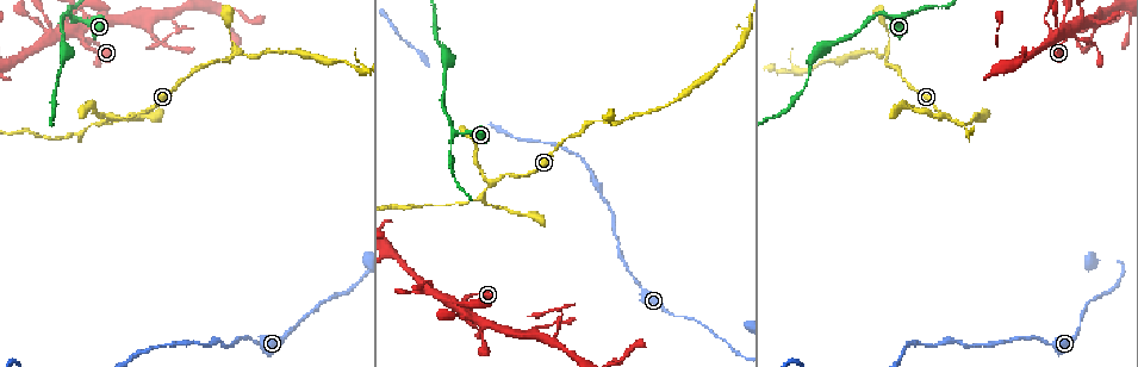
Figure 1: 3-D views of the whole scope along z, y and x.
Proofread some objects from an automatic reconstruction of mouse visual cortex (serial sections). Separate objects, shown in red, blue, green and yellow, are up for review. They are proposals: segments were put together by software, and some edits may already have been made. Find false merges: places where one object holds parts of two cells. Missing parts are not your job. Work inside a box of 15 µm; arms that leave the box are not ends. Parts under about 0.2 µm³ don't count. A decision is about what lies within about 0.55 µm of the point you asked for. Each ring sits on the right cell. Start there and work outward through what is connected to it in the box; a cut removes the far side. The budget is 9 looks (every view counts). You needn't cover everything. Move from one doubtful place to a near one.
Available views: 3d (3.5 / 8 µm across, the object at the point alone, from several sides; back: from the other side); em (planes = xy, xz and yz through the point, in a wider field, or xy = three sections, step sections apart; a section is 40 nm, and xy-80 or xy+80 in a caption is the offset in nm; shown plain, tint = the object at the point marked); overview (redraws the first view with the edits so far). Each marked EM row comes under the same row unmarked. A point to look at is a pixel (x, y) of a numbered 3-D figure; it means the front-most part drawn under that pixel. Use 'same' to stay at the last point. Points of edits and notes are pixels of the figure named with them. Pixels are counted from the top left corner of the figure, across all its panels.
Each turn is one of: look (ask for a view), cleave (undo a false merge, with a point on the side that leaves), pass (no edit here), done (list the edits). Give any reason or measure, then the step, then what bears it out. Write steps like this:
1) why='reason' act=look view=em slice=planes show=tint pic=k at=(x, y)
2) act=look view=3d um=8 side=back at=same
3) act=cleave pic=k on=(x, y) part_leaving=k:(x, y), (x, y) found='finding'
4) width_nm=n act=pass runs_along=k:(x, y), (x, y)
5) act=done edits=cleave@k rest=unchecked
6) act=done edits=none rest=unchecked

act=look view=3d um=3.5 side=back pic=1 at=(913, 13)

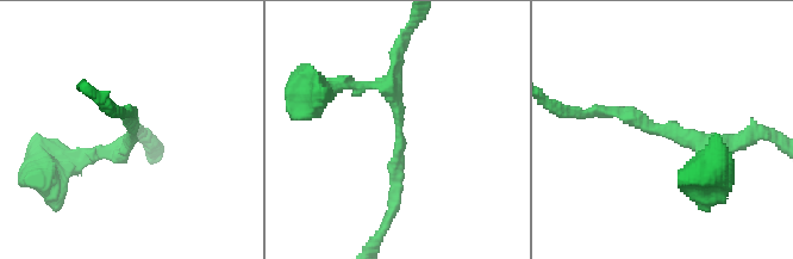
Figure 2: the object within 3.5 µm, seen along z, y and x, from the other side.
arm_widths_nm=150,200 why='shape alone is not enough' act=look view=em slice=planes show=tint pic=2 at=(395, 130)

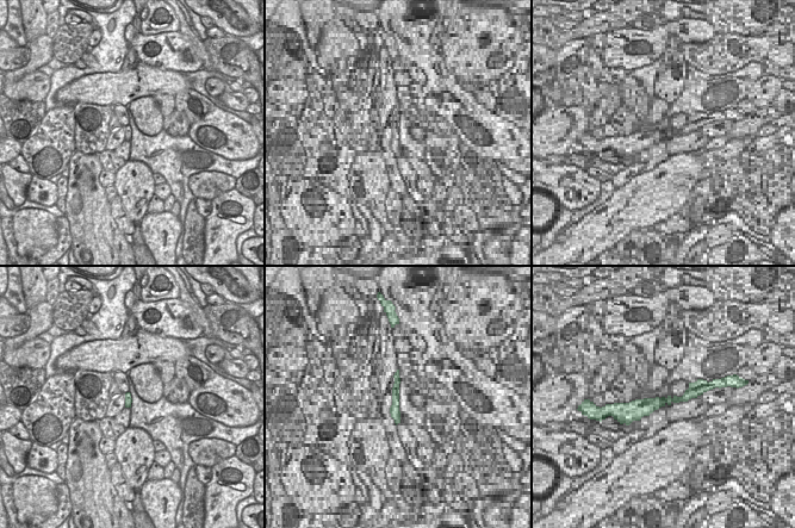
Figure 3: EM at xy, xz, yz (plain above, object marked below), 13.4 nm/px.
act=pass found='one cell here'

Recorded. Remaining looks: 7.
why='side arm on a straight run' act=look view=3d um=8 pic=1 at=(51, 35)

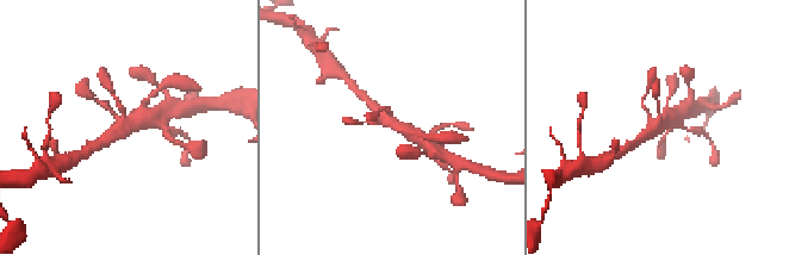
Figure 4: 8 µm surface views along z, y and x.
why='now the EM' act=look view=em slice=xy step=5 show=tint pic=4 at=(657, 125)

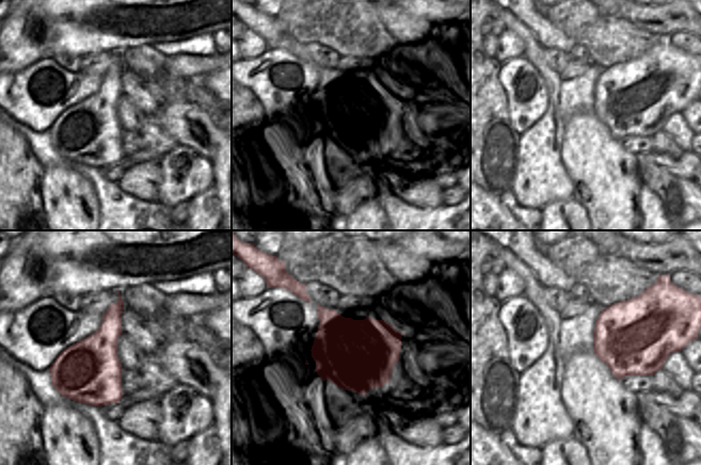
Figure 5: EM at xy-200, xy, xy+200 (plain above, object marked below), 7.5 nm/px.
width_nm=550 act=pass runs_along=4:(420, 137), (385, 118), (370, 100) found='one cell here'

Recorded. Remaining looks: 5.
why='sharp bend' act=look view=3d um=3.5 pic=1 at=(961, 122)

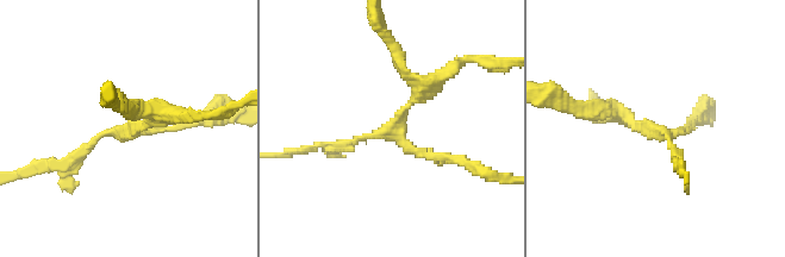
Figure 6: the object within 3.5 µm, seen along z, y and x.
act=look view=em slice=xy step=3 show=tint pic=6 at=(656, 131)

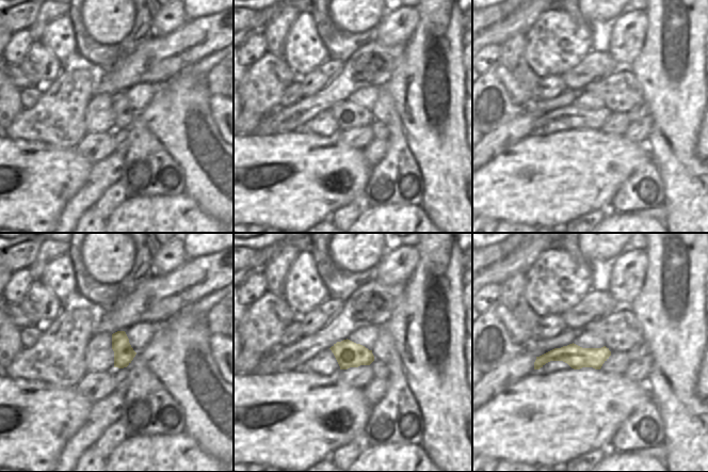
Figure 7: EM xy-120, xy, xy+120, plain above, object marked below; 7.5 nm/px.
act=pass runs_along=6:(602, 114), (650, 132), (690, 125) found='one cell here'

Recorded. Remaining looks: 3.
why='thick turns thin' act=look view=3d um=8 pic=1 at=(437, 205)

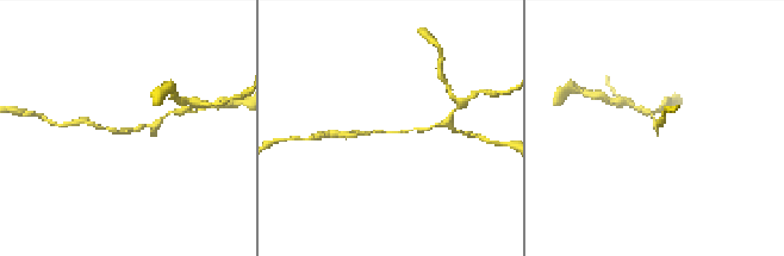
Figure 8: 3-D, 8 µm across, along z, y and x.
arm_widths_nm=150,150 why='need the tissue' act=look view=em slice=xy step=5 show=tint pic=8 at=(125, 127)

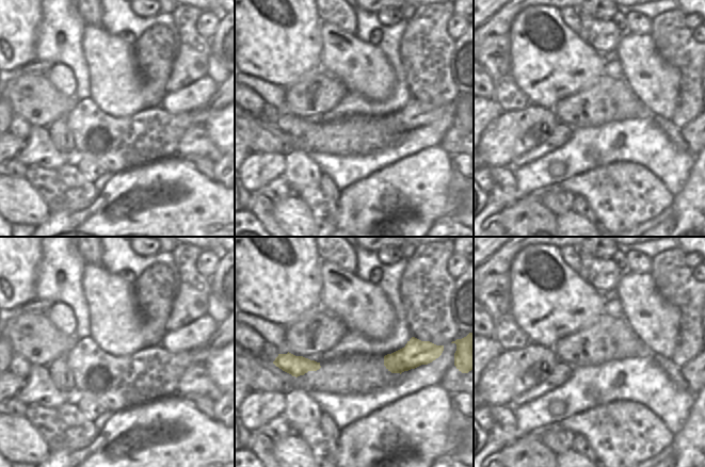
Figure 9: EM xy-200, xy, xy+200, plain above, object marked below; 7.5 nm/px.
act=pass found='all the same cell'

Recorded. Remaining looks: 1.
act=done edits=none rest=unchecked

